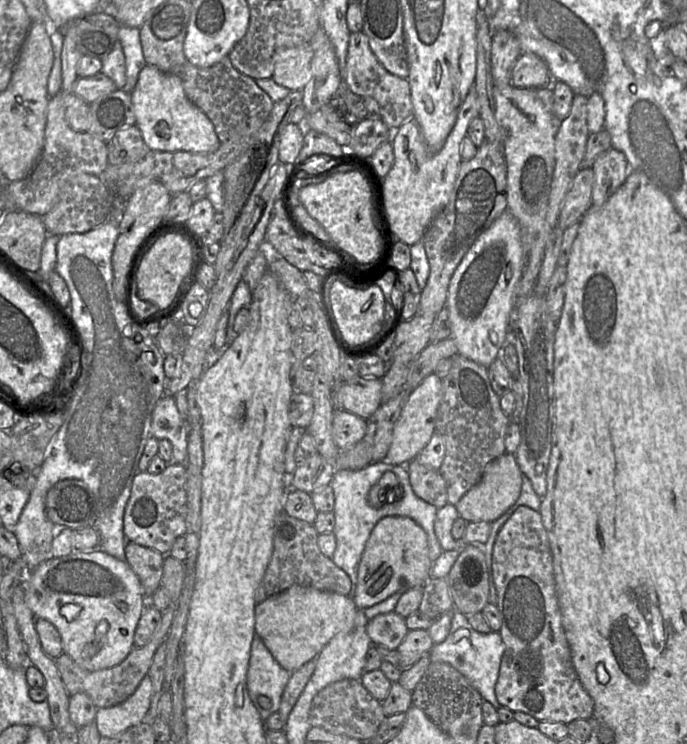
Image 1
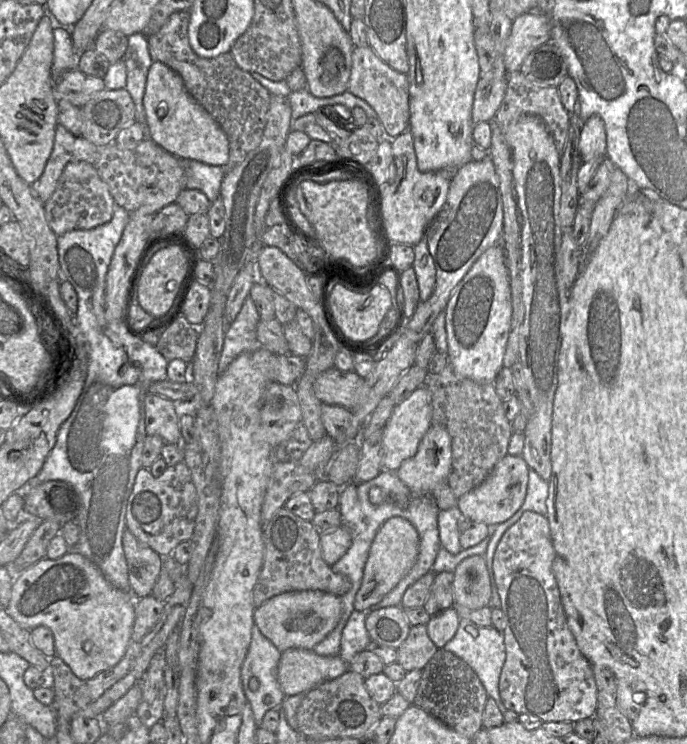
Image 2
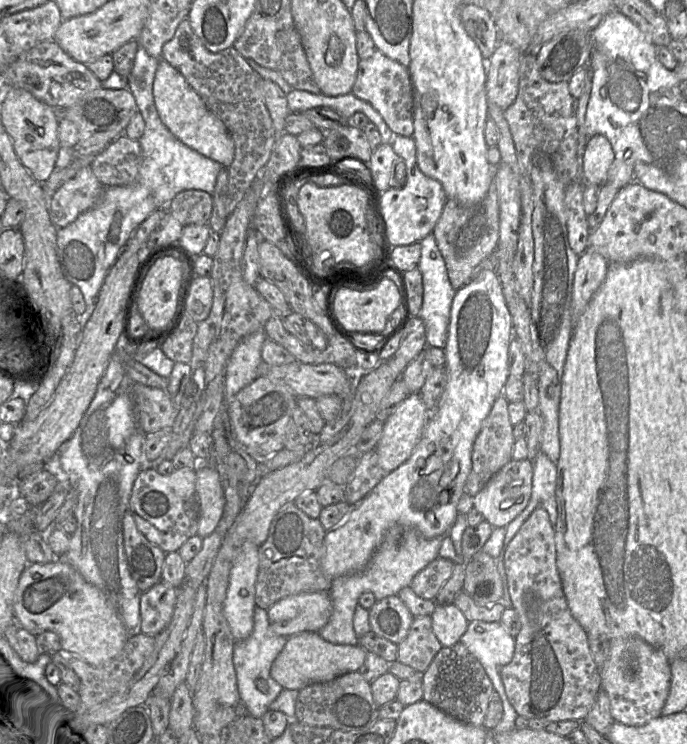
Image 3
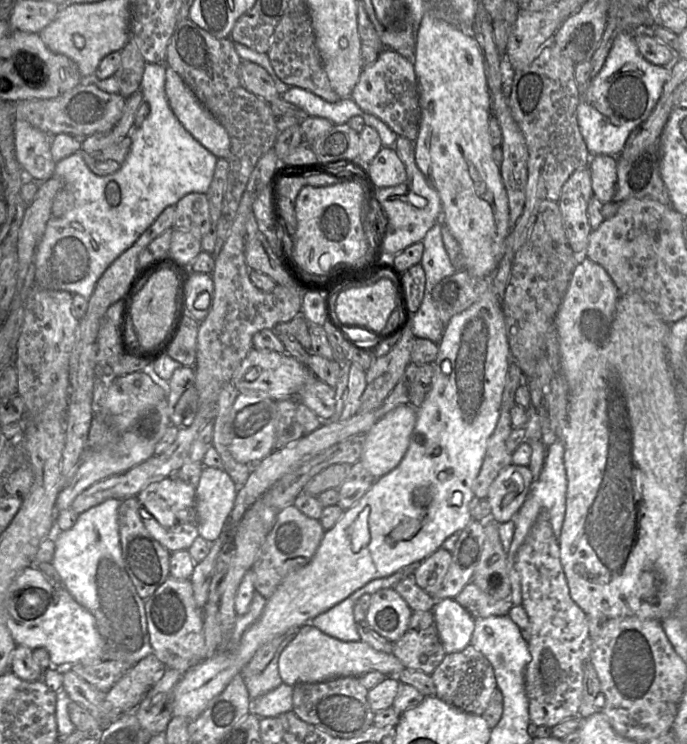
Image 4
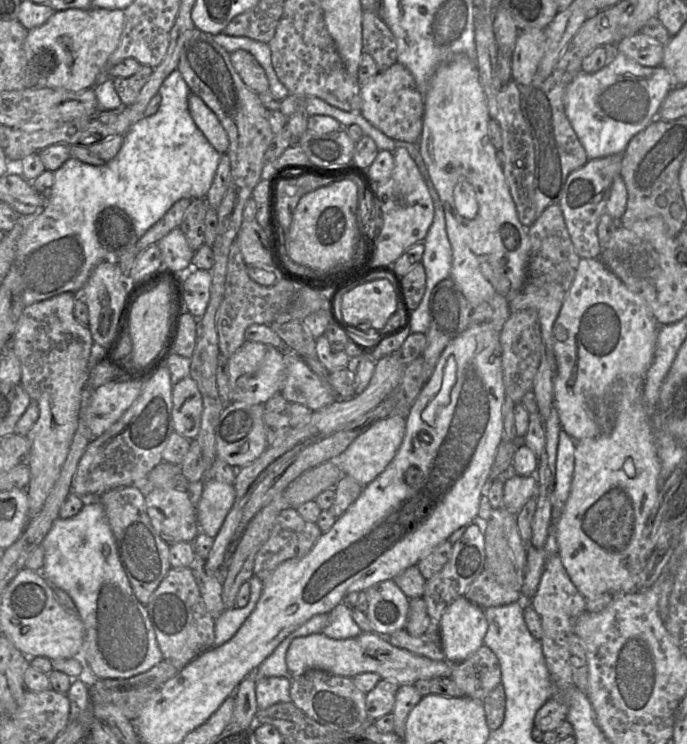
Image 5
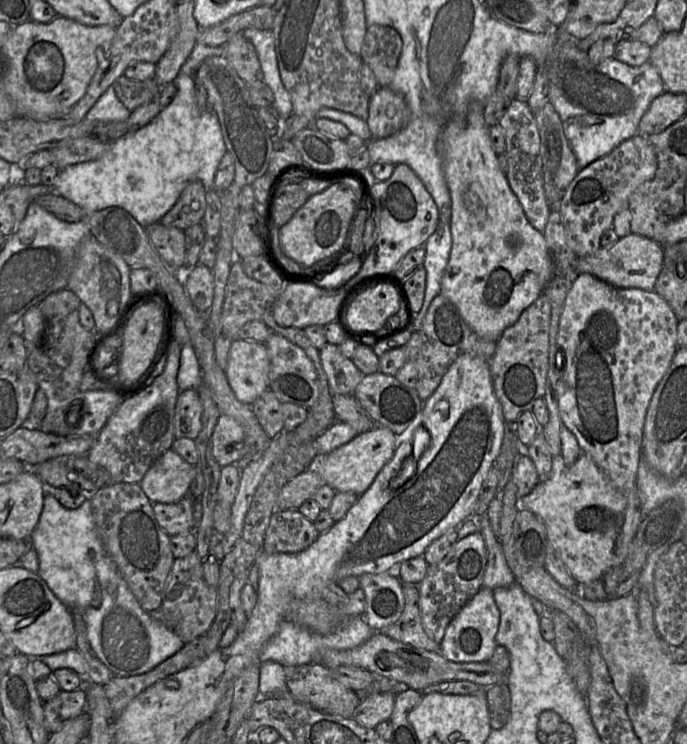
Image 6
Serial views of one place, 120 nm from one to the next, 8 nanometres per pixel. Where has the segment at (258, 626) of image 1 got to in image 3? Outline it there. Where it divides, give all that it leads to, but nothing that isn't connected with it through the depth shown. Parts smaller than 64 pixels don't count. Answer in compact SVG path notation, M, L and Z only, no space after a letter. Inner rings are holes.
M314 592L283 598L268 610L272 632L290 637L301 632L319 632L332 613L329 593Z

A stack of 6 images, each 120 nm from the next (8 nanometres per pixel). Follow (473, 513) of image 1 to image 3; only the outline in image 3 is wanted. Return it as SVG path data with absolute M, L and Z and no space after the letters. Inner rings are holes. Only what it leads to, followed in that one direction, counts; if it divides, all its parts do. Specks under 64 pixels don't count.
M511 460L504 465L473 497L473 508L478 510L493 528L506 527L527 506L532 493L533 464L530 460Z

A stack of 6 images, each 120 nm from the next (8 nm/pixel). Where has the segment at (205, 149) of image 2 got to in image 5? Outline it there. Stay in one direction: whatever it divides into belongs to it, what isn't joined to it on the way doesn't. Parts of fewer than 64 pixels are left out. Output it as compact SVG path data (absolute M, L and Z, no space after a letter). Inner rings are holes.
M193 93L188 97L188 109L196 126L214 149L220 154L226 154L229 148L229 139L212 110Z

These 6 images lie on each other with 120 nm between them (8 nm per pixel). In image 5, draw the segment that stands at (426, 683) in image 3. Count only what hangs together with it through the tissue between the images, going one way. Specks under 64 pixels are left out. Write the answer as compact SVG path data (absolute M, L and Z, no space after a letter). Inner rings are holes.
M482 645L465 660L454 663L450 677L463 696L484 701L501 683L501 667L496 654Z

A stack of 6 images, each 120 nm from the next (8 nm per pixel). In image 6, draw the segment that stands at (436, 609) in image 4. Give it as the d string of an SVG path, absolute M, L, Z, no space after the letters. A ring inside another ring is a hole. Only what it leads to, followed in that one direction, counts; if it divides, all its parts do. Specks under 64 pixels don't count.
M482 587L457 613L446 628L440 643L440 653L453 662L488 662L497 647L500 611L493 589Z

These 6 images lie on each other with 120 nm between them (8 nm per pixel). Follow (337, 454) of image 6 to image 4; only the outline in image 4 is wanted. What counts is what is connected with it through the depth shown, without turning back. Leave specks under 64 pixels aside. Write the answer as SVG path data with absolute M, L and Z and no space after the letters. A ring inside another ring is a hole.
M410 404L399 405L378 419L365 433L360 457L364 468L376 479L393 470L405 455L416 422L416 408Z

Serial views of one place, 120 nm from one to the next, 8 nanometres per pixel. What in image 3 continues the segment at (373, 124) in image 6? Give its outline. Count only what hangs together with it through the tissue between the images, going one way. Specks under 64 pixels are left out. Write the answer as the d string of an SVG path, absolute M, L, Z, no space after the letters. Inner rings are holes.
M376 49L370 57L359 60L351 93L368 102L395 135L412 137L414 131L413 89L408 67L388 58Z

